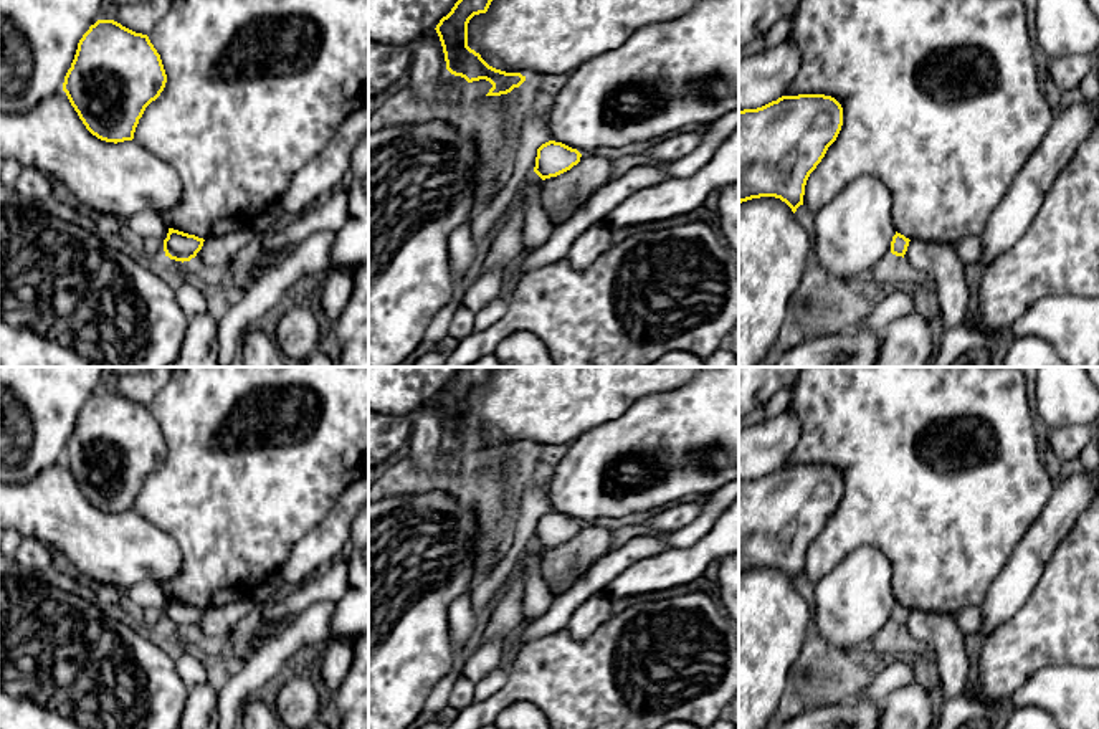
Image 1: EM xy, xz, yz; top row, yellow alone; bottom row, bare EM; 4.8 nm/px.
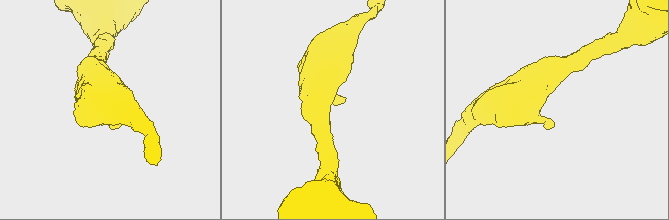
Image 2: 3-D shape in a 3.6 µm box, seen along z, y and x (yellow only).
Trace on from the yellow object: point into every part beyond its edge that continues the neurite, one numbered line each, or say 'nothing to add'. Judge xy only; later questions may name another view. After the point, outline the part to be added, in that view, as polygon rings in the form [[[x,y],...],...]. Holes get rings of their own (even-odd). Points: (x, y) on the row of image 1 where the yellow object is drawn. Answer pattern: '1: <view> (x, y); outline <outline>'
nothing to add

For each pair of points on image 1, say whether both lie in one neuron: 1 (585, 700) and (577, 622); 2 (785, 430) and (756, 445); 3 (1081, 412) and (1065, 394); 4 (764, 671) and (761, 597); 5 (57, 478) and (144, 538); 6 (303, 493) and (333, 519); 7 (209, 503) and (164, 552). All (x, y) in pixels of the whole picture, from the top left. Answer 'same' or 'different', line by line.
1: different
2: same
3: same
4: same
5: same
6: different
7: different

